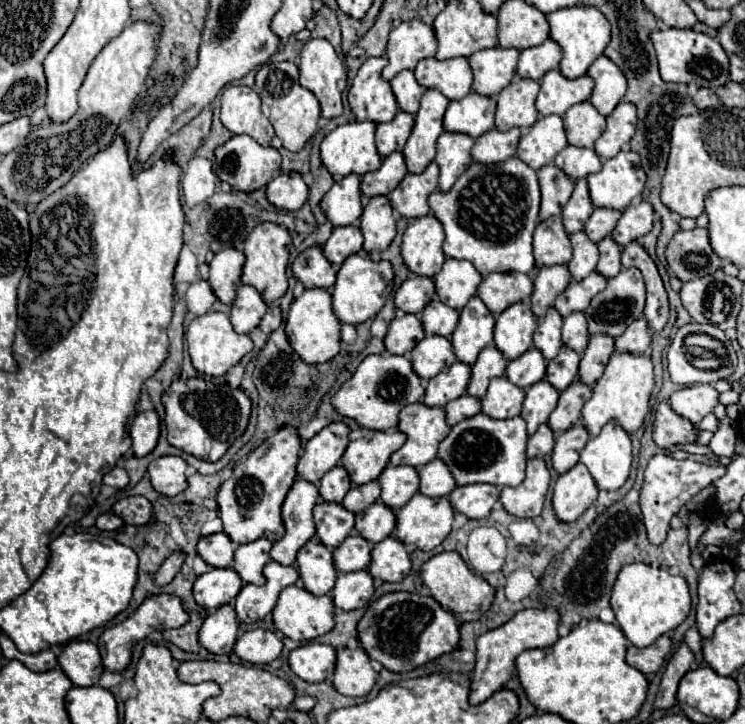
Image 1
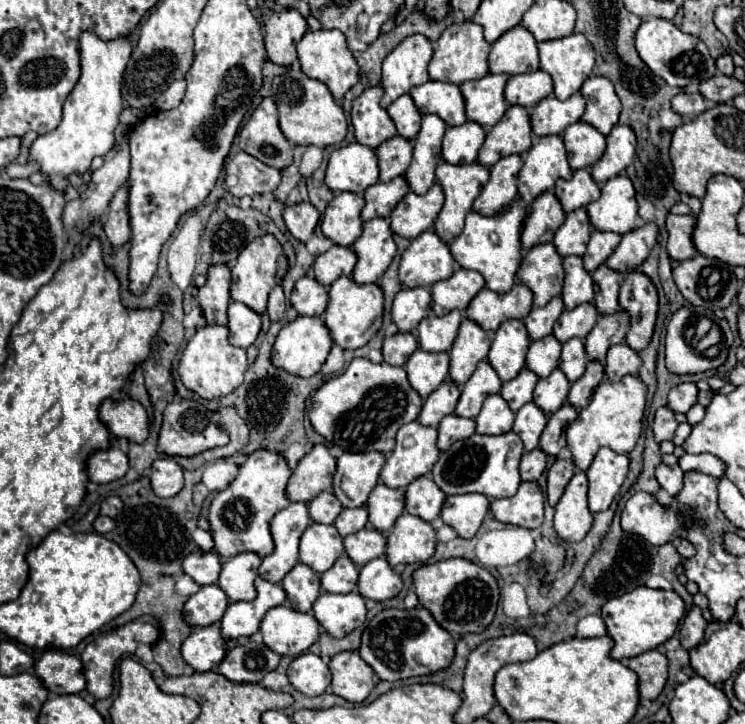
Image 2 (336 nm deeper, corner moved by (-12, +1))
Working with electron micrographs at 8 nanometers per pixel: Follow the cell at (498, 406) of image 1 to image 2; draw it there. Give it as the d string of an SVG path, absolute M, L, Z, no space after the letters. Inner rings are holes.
M494 394L484 400L484 406L476 416L476 434L504 434L512 430L512 422L514 412L508 408L500 394Z

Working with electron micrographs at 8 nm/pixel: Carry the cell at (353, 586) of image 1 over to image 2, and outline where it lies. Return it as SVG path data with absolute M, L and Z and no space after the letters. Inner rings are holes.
M322 592L312 606L312 614L332 638L344 638L344 634L350 634L354 628L364 624L366 606L364 598L358 592L350 594Z

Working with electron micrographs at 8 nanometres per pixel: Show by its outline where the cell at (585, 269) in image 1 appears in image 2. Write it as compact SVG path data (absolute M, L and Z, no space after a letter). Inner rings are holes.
M568 256L562 260L564 268L564 290L562 290L562 302L568 310L594 300L594 282L592 276L584 270L582 258Z

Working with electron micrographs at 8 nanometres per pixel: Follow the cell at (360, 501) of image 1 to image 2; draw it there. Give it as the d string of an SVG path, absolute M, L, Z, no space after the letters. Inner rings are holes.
M364 506L362 508L346 508L346 510L342 510L338 514L336 522L334 522L334 526L336 526L336 530L338 530L338 534L342 538L362 530L366 524L368 524L368 512L366 512Z

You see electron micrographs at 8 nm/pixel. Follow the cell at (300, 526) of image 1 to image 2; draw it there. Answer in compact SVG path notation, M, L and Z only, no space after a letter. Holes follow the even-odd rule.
M294 502L280 510L270 522L270 534L274 540L274 552L262 558L258 576L278 584L298 562L298 540L310 524L308 508L302 502Z

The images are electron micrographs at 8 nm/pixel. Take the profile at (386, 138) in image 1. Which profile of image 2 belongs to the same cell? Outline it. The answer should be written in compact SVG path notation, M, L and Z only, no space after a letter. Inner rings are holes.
M394 136L376 148L376 158L380 182L390 182L396 176L404 176L412 160L412 142L402 136Z

